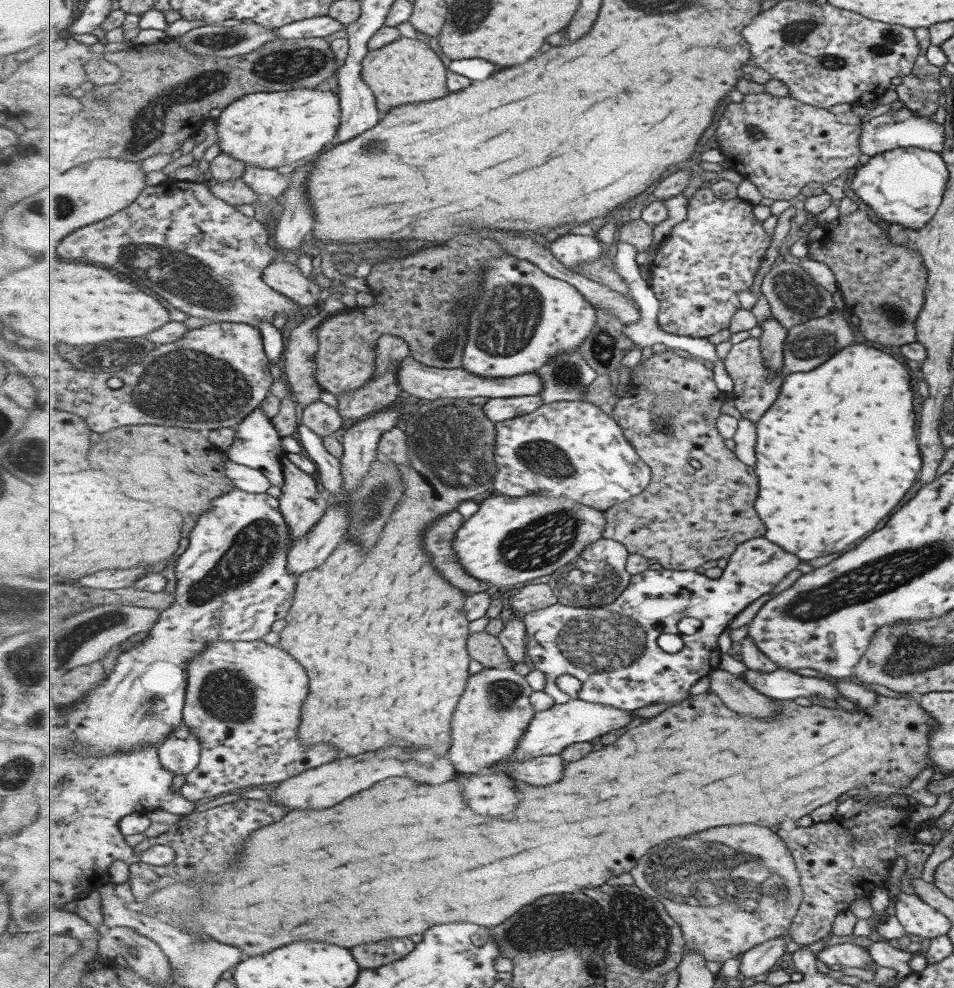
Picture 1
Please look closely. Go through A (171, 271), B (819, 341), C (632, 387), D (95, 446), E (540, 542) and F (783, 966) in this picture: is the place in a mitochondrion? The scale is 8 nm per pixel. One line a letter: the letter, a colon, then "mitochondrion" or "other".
A: mitochondrion
B: mitochondrion
C: other
D: other
E: mitochondrion
F: other

